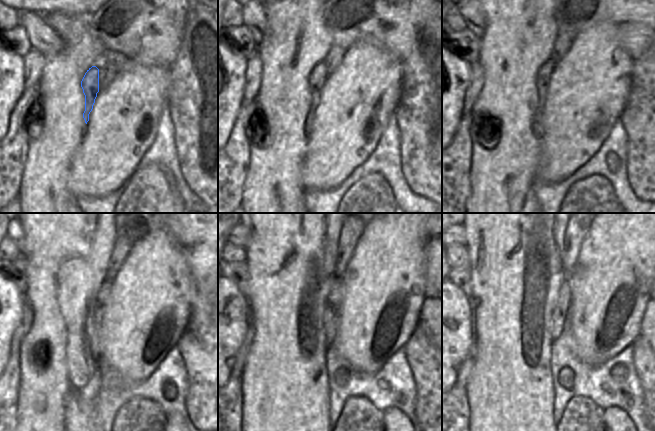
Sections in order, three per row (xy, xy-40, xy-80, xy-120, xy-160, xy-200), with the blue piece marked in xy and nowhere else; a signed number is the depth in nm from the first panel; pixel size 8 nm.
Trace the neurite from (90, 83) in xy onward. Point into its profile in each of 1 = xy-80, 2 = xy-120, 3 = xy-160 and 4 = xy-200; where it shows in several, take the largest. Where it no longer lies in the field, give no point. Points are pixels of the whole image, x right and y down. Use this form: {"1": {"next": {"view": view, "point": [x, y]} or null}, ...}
{"1": {"next": {"view": "xy-80", "point": [545, 72]}}, "2": {"next": {"view": "xy-120", "point": [93, 324]}}, "3": {"next": {"view": "xy-160", "point": [332, 313]}}, "4": {"next": {"view": "xy-200", "point": [561, 307]}}}

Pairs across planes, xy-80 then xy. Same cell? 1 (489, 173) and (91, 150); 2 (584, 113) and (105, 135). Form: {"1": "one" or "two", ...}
{"1": "two", "2": "one"}

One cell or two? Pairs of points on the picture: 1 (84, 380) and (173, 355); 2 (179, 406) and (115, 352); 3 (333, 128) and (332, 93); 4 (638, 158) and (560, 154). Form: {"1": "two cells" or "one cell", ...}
{"1": "two cells", "2": "two cells", "3": "one cell", "4": "two cells"}

